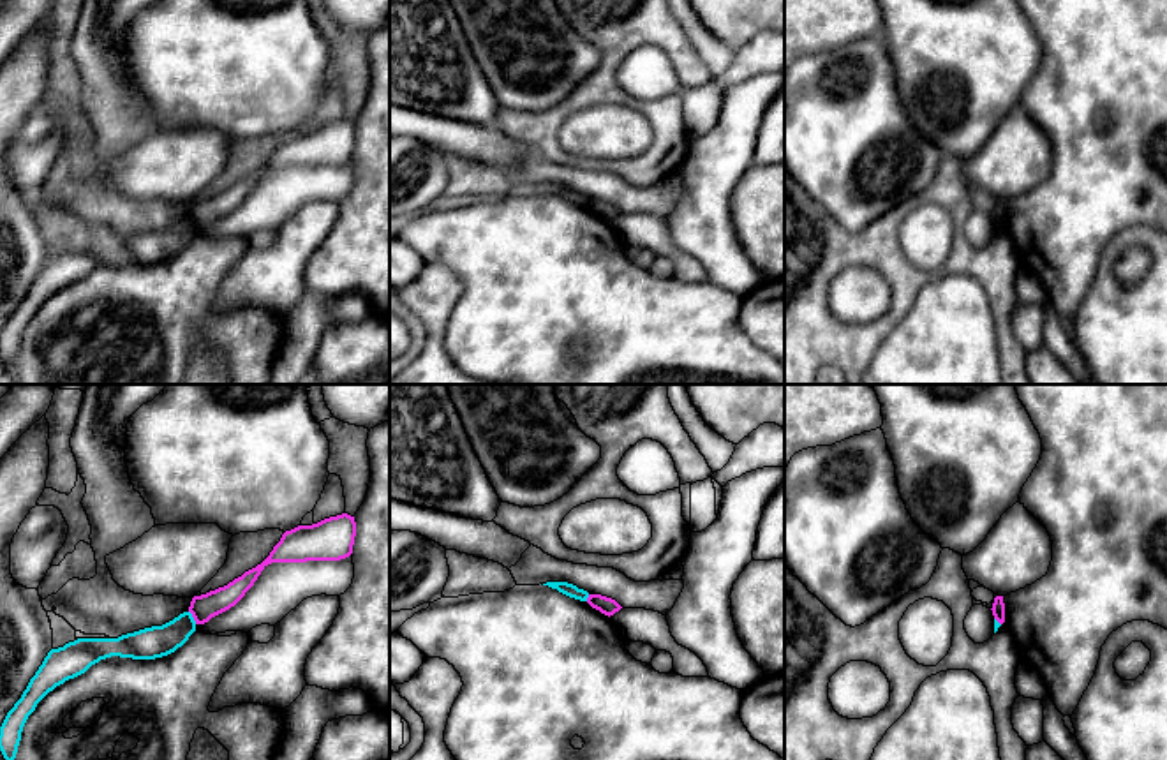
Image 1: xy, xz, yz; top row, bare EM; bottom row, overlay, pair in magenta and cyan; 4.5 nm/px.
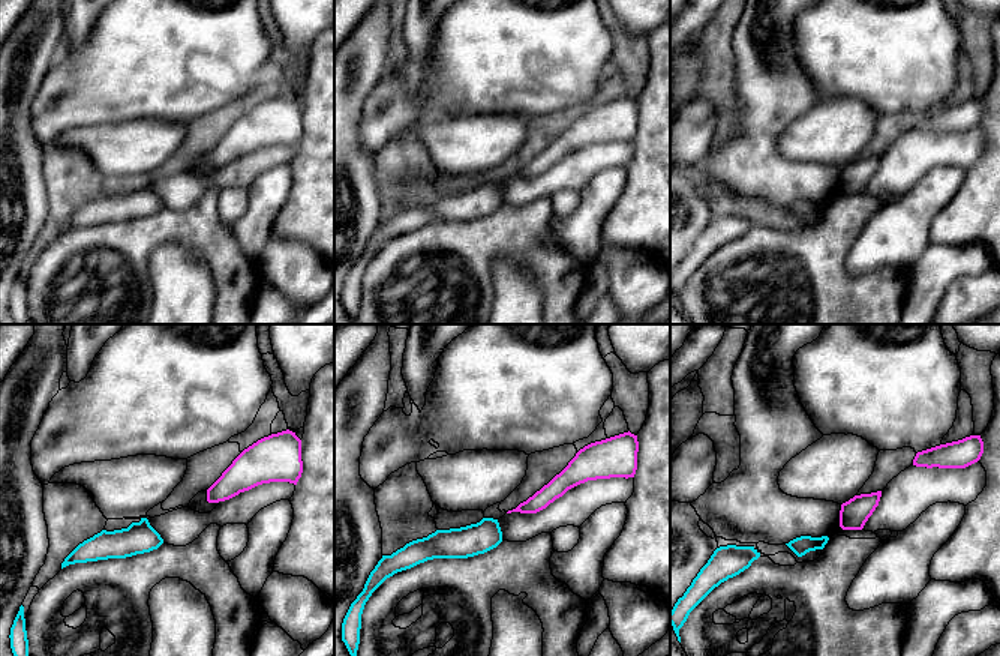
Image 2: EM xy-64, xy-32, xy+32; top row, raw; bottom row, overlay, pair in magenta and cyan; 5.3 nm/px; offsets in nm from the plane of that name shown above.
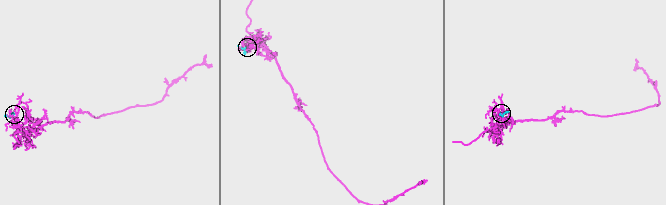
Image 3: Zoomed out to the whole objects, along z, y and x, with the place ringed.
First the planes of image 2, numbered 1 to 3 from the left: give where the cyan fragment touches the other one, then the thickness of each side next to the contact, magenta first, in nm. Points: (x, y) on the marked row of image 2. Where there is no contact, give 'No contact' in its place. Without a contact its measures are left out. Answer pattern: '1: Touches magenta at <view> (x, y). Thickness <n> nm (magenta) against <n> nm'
1: No contact
2: No contact
3: No contact

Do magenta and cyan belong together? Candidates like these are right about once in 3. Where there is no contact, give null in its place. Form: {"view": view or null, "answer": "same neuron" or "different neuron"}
{"view": "xy", "answer": "different neuron"}

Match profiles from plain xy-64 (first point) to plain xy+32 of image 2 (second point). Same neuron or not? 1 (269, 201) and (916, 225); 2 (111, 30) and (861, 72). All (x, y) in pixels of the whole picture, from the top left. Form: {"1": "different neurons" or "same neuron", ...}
{"1": "same neuron", "2": "same neuron"}

